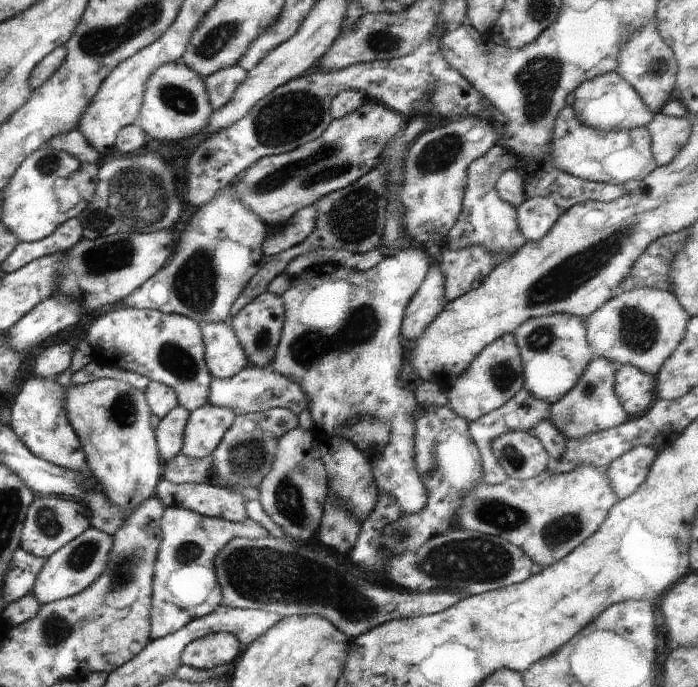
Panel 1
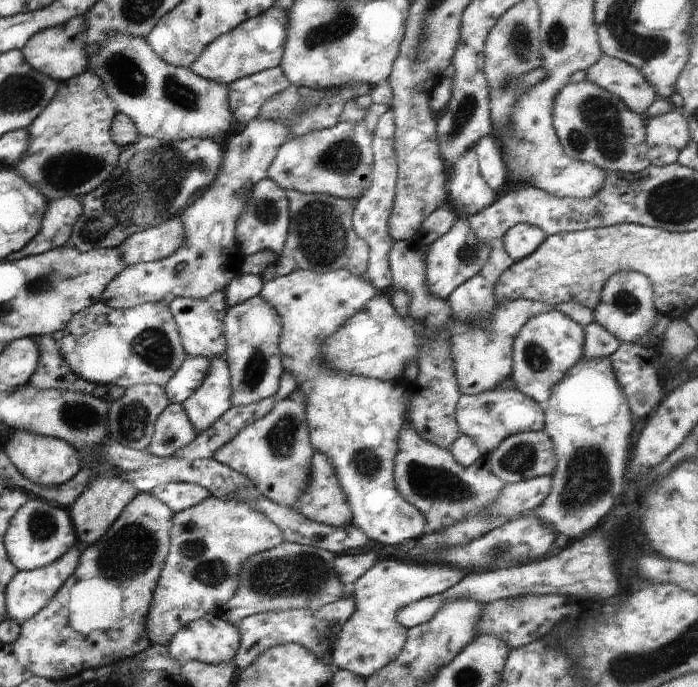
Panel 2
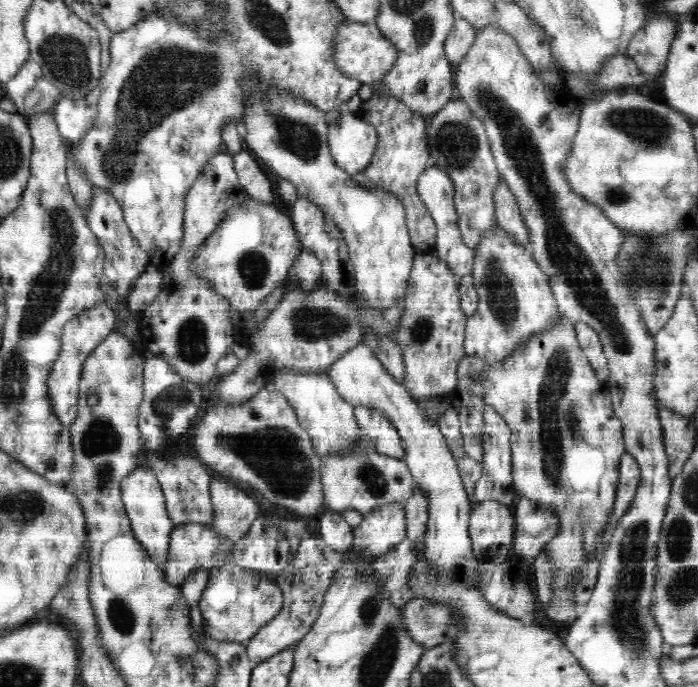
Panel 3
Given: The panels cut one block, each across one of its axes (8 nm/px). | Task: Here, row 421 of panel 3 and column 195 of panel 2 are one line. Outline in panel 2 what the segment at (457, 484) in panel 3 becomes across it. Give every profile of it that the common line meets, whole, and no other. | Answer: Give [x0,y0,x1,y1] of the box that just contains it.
[181,357,232,434]

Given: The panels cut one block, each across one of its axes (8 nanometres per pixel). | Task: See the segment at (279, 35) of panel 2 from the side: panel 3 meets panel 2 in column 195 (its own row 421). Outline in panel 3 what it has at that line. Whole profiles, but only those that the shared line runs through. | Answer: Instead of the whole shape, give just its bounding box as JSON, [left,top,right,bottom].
[47,305,116,430]

